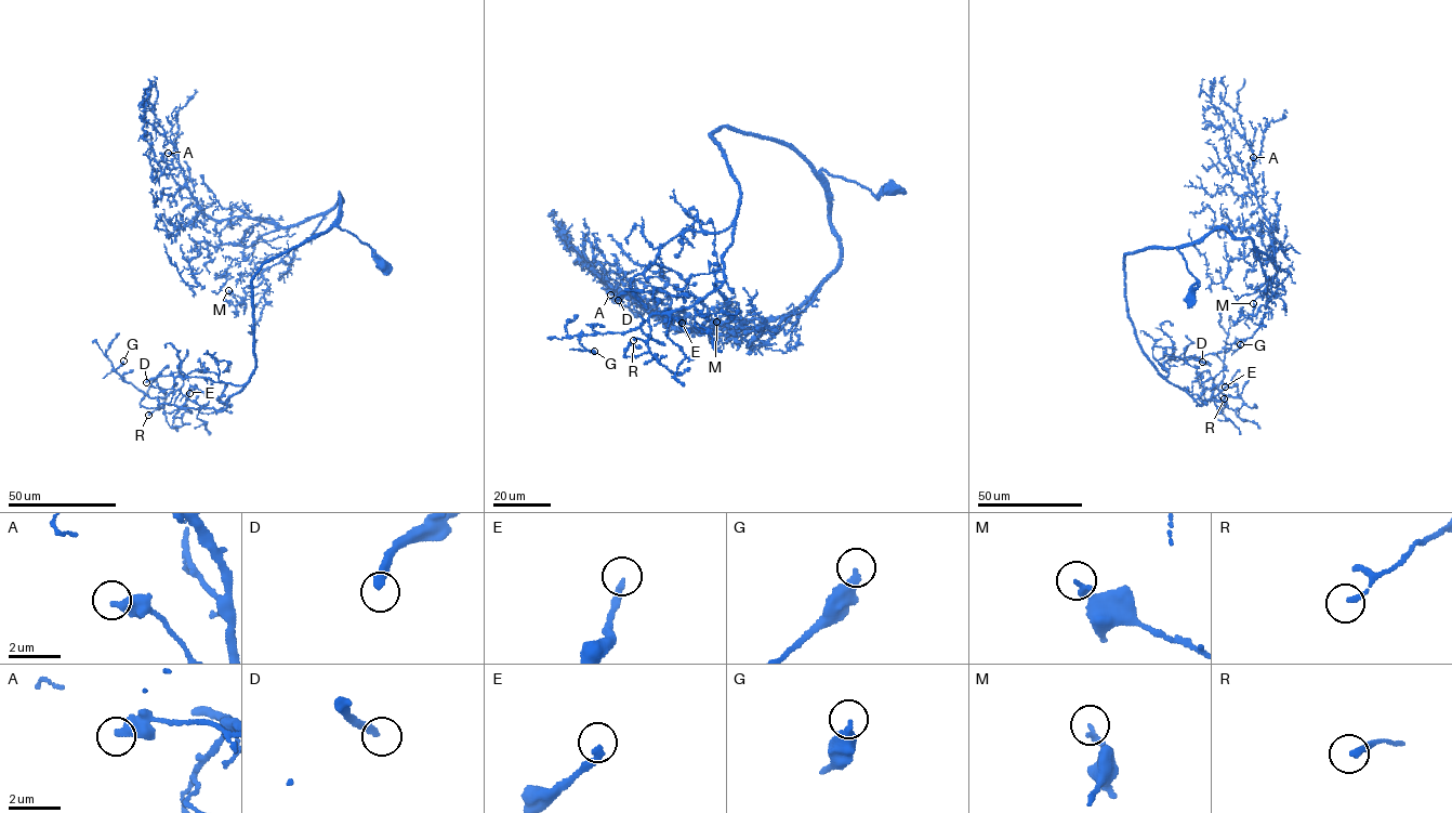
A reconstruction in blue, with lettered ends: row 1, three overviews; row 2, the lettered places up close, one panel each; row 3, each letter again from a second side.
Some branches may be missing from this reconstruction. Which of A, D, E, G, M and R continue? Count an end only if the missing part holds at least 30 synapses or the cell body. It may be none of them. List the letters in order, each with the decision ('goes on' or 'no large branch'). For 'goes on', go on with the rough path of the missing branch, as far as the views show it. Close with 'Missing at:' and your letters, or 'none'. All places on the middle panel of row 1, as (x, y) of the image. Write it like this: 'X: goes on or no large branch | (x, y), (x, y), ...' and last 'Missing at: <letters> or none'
A: no large branch
D: goes on | (618, 300), (612, 320), (593, 349), (605, 365), (621, 371), (617, 364), (608, 364), (604, 375)
E: no large branch
G: no large branch
M: no large branch
R: no large branch
Missing at: D

